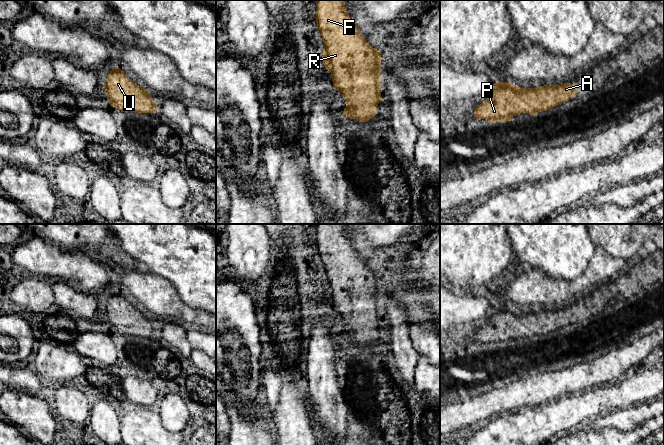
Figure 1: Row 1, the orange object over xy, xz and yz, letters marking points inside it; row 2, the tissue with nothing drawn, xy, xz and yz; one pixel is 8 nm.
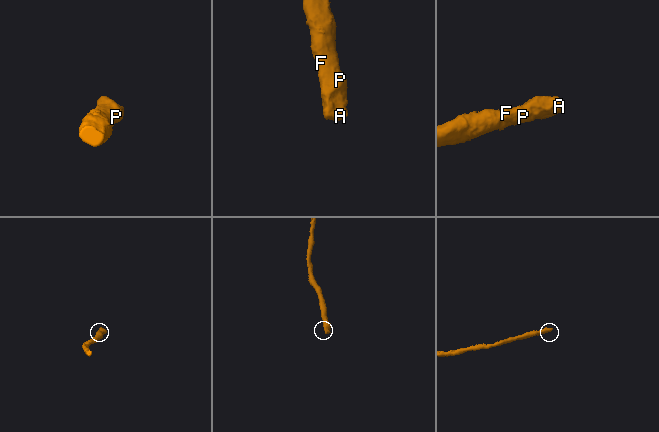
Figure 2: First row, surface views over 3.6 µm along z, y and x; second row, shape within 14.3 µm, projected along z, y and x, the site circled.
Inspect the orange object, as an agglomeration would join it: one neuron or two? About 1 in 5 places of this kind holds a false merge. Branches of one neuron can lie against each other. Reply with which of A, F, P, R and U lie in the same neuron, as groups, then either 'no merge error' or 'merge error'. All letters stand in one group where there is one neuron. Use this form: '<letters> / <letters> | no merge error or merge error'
A F P R U | no merge error

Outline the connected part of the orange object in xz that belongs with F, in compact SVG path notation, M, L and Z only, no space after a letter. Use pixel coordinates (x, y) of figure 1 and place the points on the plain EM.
M315 224L317 229L316 247L317 255L324 265L321 280L325 292L331 296L333 312L339 314L345 324L342 341L356 343L359 346L368 346L377 338L379 326L383 323L381 311L381 275L373 272L360 257L359 251L352 245L345 232L345 224Z

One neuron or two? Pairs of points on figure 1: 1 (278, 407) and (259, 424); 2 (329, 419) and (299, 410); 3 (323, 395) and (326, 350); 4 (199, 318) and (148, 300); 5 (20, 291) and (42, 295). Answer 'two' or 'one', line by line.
1: two
2: two
3: one
4: one
5: one

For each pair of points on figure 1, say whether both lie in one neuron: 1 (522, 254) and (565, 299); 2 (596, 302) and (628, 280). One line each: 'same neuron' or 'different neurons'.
1: different neurons
2: same neuron

